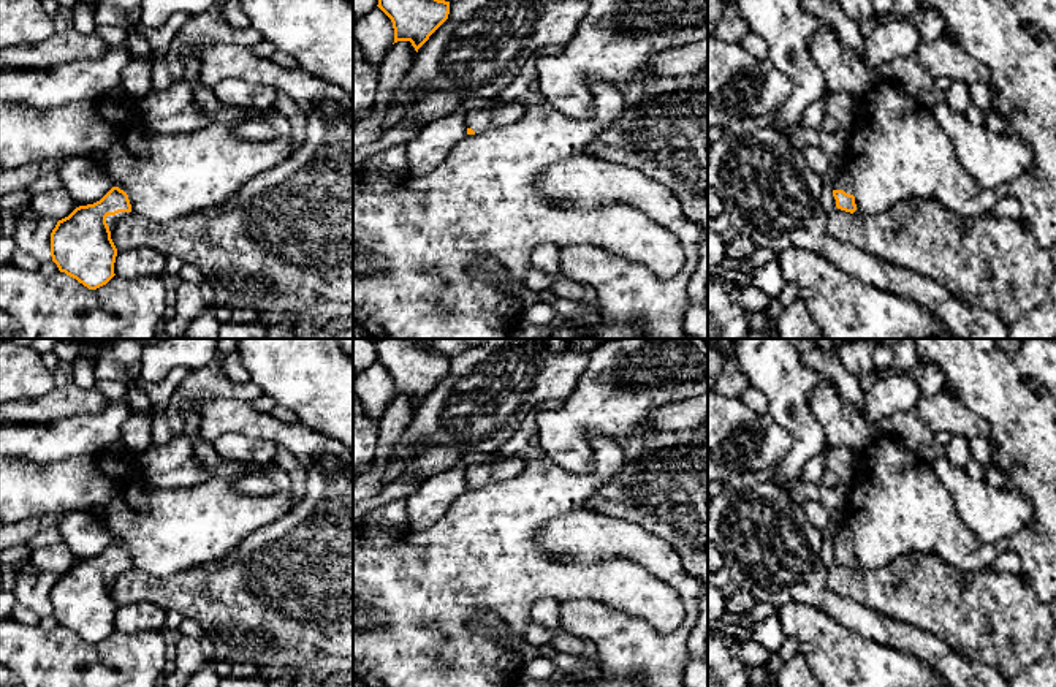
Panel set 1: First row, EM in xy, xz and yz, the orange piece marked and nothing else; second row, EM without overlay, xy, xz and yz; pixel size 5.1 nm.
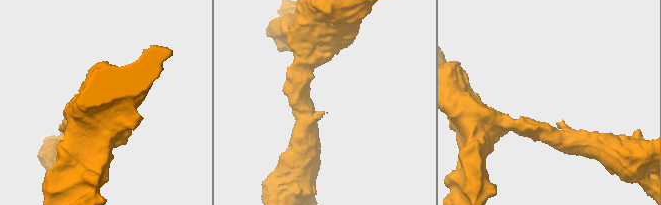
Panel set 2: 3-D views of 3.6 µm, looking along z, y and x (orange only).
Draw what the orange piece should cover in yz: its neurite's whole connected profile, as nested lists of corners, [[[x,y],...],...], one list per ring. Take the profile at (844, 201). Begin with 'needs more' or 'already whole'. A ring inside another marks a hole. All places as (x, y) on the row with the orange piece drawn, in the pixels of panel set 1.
needs more; [[[842,171],[833,182],[833,196],[836,199],[836,207],[853,214],[857,211],[853,196],[853,180],[847,171]]]

